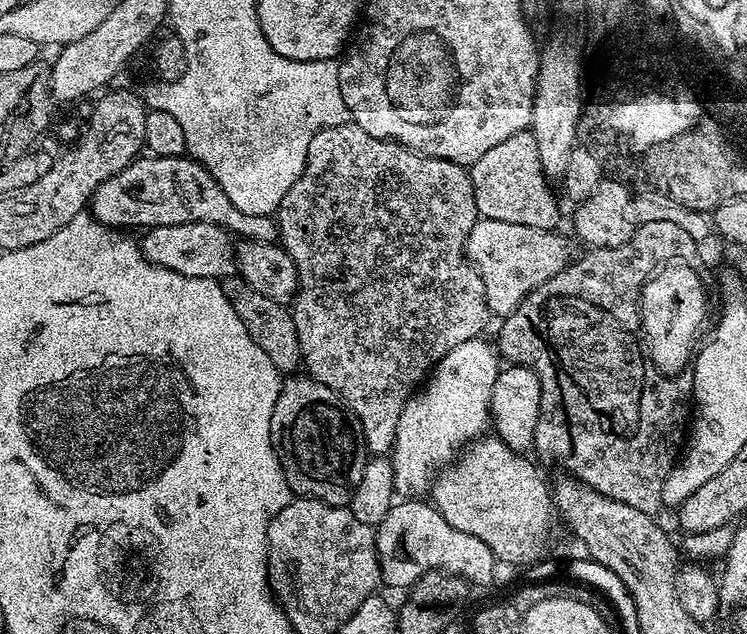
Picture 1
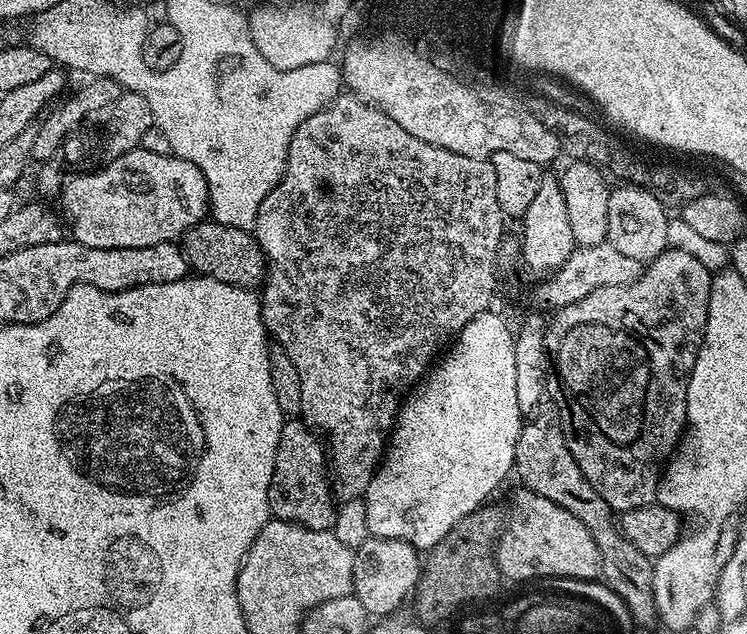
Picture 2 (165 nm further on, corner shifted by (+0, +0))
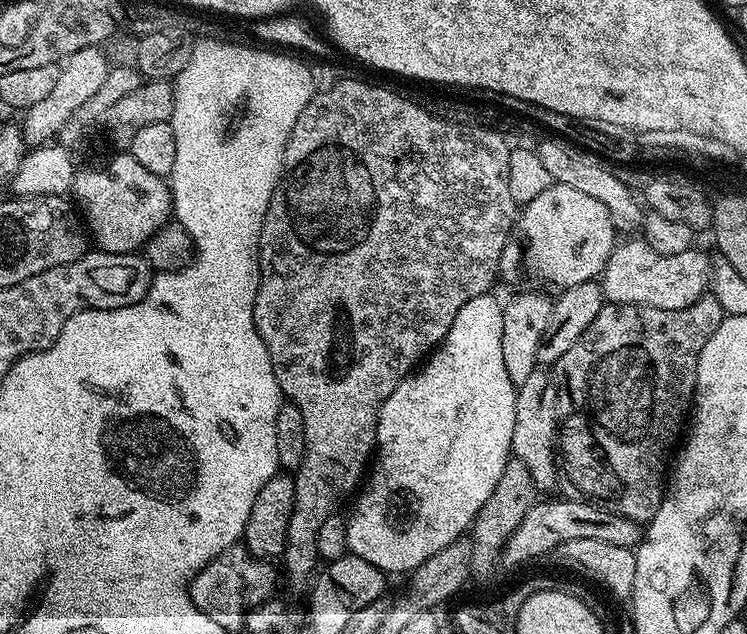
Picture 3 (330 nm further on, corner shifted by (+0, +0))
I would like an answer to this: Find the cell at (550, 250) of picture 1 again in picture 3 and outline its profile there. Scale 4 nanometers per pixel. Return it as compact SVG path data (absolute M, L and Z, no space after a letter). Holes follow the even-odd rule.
M628 238L617 243L602 273L604 298L609 305L633 304L658 310L682 310L710 288L710 260L695 247L682 254L658 254L643 238Z

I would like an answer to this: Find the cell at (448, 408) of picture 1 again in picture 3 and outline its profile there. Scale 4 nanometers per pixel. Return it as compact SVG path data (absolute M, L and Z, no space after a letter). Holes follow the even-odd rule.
M485 294L478 298L470 298L462 310L454 318L446 338L436 345L434 351L417 367L408 373L408 376L394 386L394 394L386 398L382 410L378 414L378 426L376 427L376 447L374 449L374 459L370 464L370 475L363 485L362 491L355 497L356 505L352 508L352 513L347 513L348 529L346 530L346 542L348 552L358 558L366 558L370 566L374 566L378 571L391 574L391 572L404 572L411 574L426 558L438 554L450 542L461 539L471 529L478 510L494 494L494 486L498 486L498 478L502 478L502 470L508 464L512 451L512 439L514 438L514 402L516 401L517 385L510 382L506 374L506 365L502 362L502 314L504 309L501 301L495 300L495 295Z

